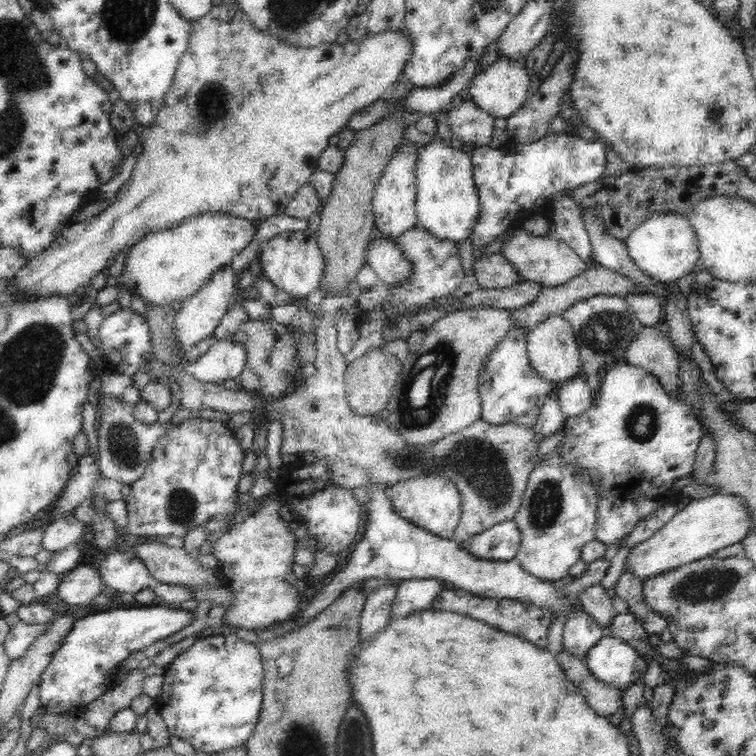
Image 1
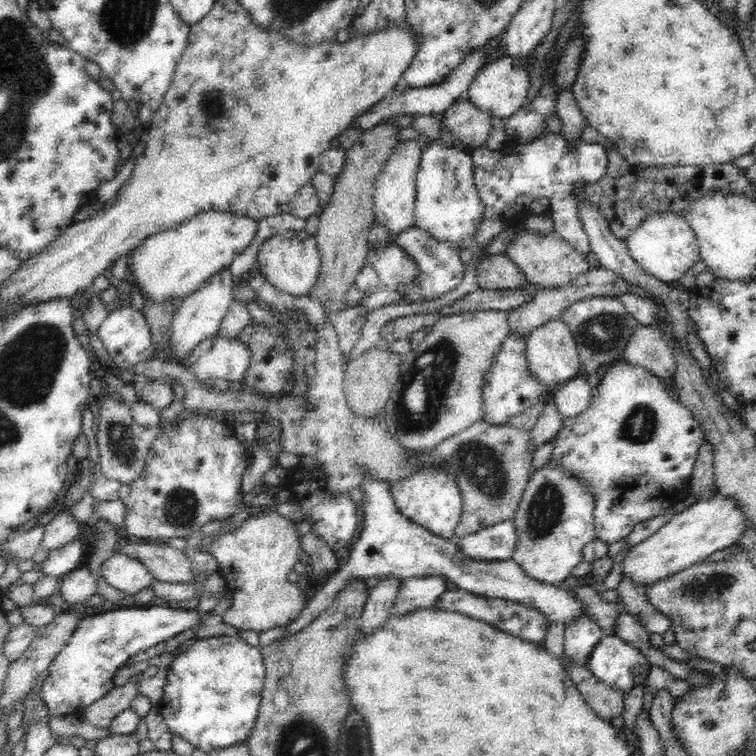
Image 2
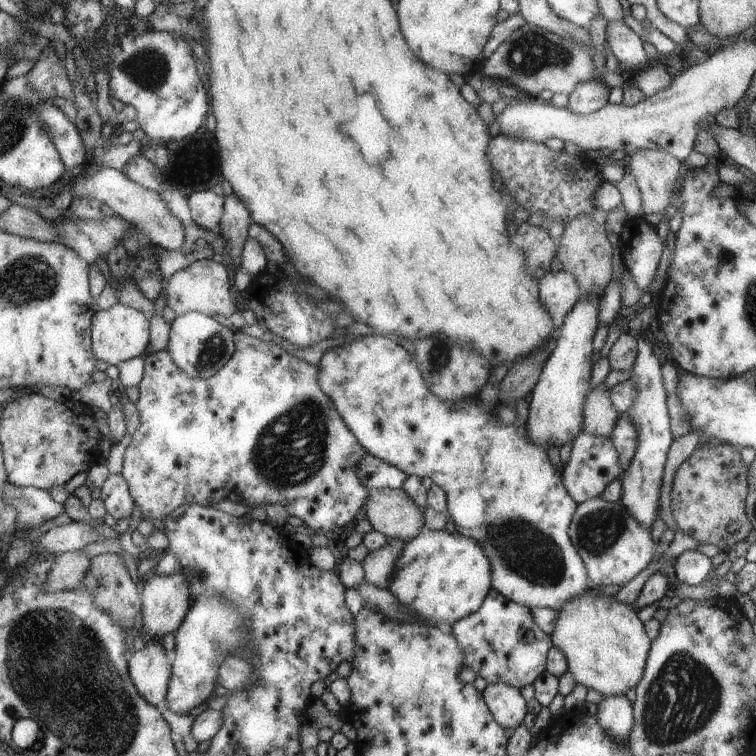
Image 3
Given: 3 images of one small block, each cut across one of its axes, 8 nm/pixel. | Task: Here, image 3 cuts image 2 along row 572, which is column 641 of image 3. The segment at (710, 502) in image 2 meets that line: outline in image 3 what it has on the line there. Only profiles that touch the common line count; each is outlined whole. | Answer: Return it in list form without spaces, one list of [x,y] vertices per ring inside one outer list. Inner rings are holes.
[[[594,588],[584,591],[558,611],[551,641],[564,653],[574,680],[606,697],[625,695],[628,688],[642,682],[652,648],[652,639],[646,634],[636,610],[612,595],[598,594]]]

